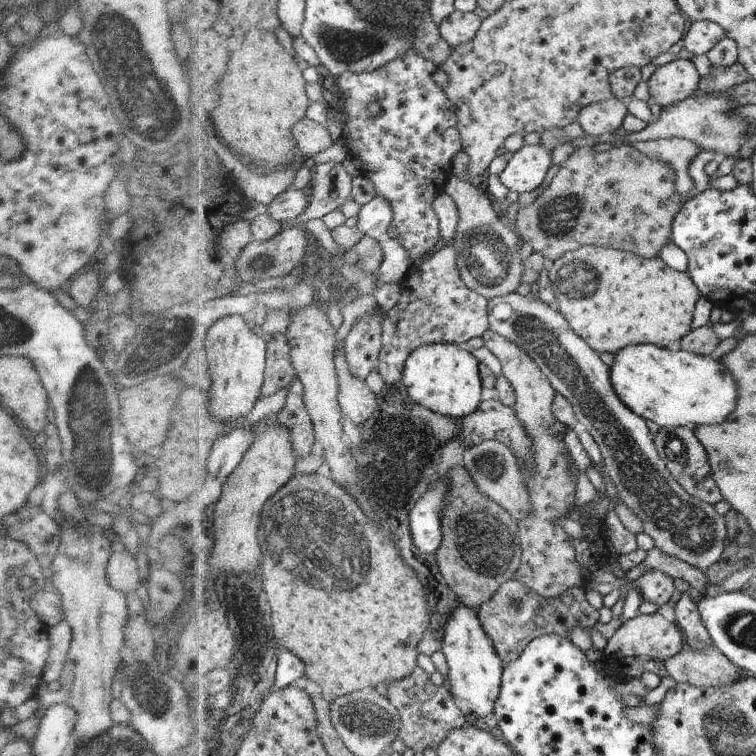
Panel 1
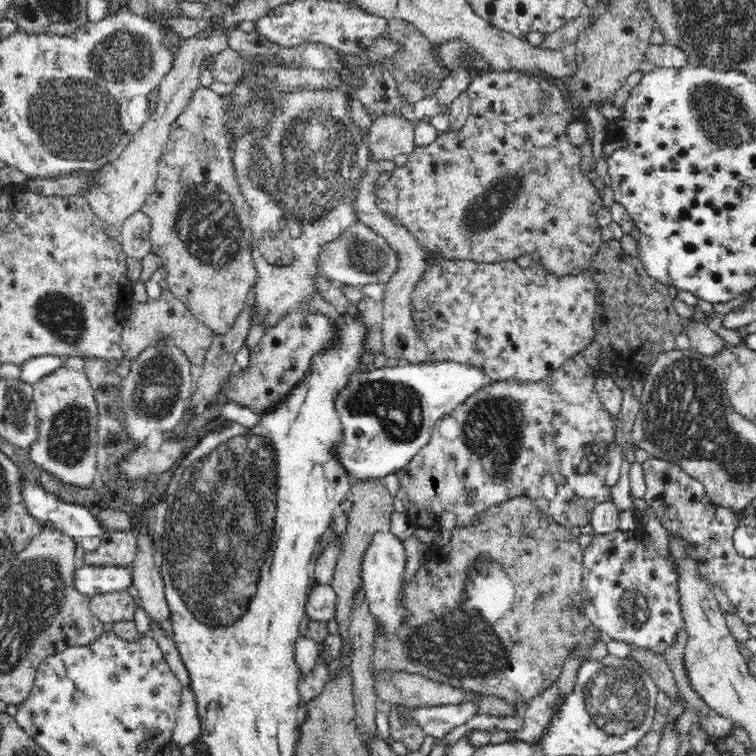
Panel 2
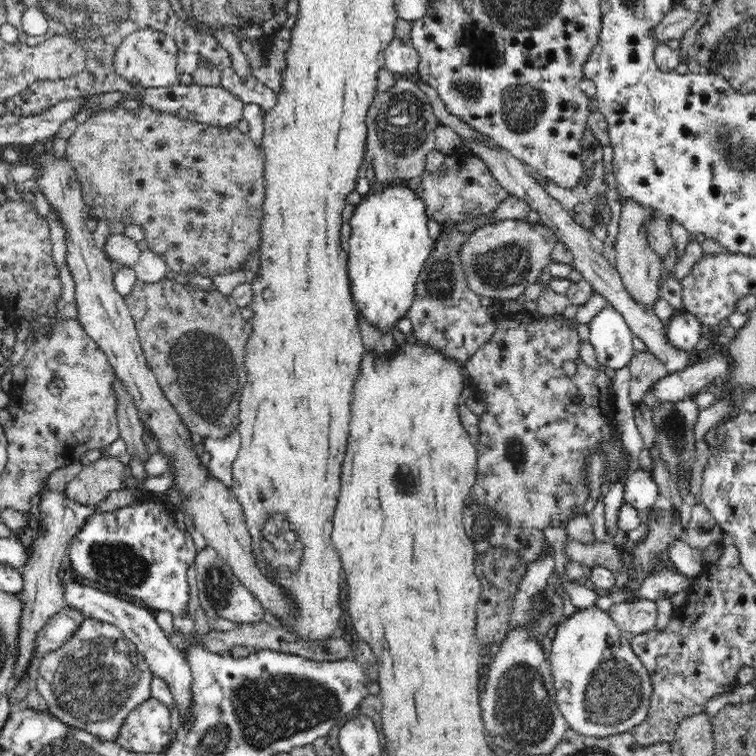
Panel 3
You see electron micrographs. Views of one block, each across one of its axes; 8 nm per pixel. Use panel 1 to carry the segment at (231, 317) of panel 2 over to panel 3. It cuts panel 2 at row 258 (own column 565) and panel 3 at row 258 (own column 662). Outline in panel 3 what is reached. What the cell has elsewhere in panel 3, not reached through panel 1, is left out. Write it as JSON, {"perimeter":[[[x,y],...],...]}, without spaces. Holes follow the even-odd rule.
{"perimeter":[[[144,103],[134,111],[116,106],[98,112],[96,116],[91,116],[76,128],[74,134],[66,141],[65,158],[78,173],[78,181],[82,185],[82,197],[84,197],[87,216],[97,220],[109,219],[124,222],[126,226],[130,224],[140,226],[145,231],[144,240],[148,242],[149,249],[159,254],[166,261],[169,270],[176,272],[174,274],[181,273],[187,276],[193,273],[211,277],[218,274],[227,274],[226,270],[231,270],[231,272],[244,270],[241,268],[242,264],[246,259],[258,252],[260,248],[262,204],[264,182],[266,182],[266,179],[264,179],[265,155],[247,134],[240,132],[237,126],[216,127],[215,125],[185,120],[170,114],[156,112],[148,104]]]}

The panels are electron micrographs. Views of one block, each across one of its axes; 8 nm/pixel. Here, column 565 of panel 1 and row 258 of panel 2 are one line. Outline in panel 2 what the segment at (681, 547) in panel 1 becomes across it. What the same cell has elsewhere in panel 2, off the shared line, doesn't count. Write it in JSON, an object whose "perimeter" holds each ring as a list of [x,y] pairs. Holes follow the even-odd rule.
{"perimeter":[[[358,222],[342,231],[338,238],[323,244],[318,254],[317,268],[324,277],[341,282],[343,286],[384,285],[398,268],[398,257],[382,236]]]}

